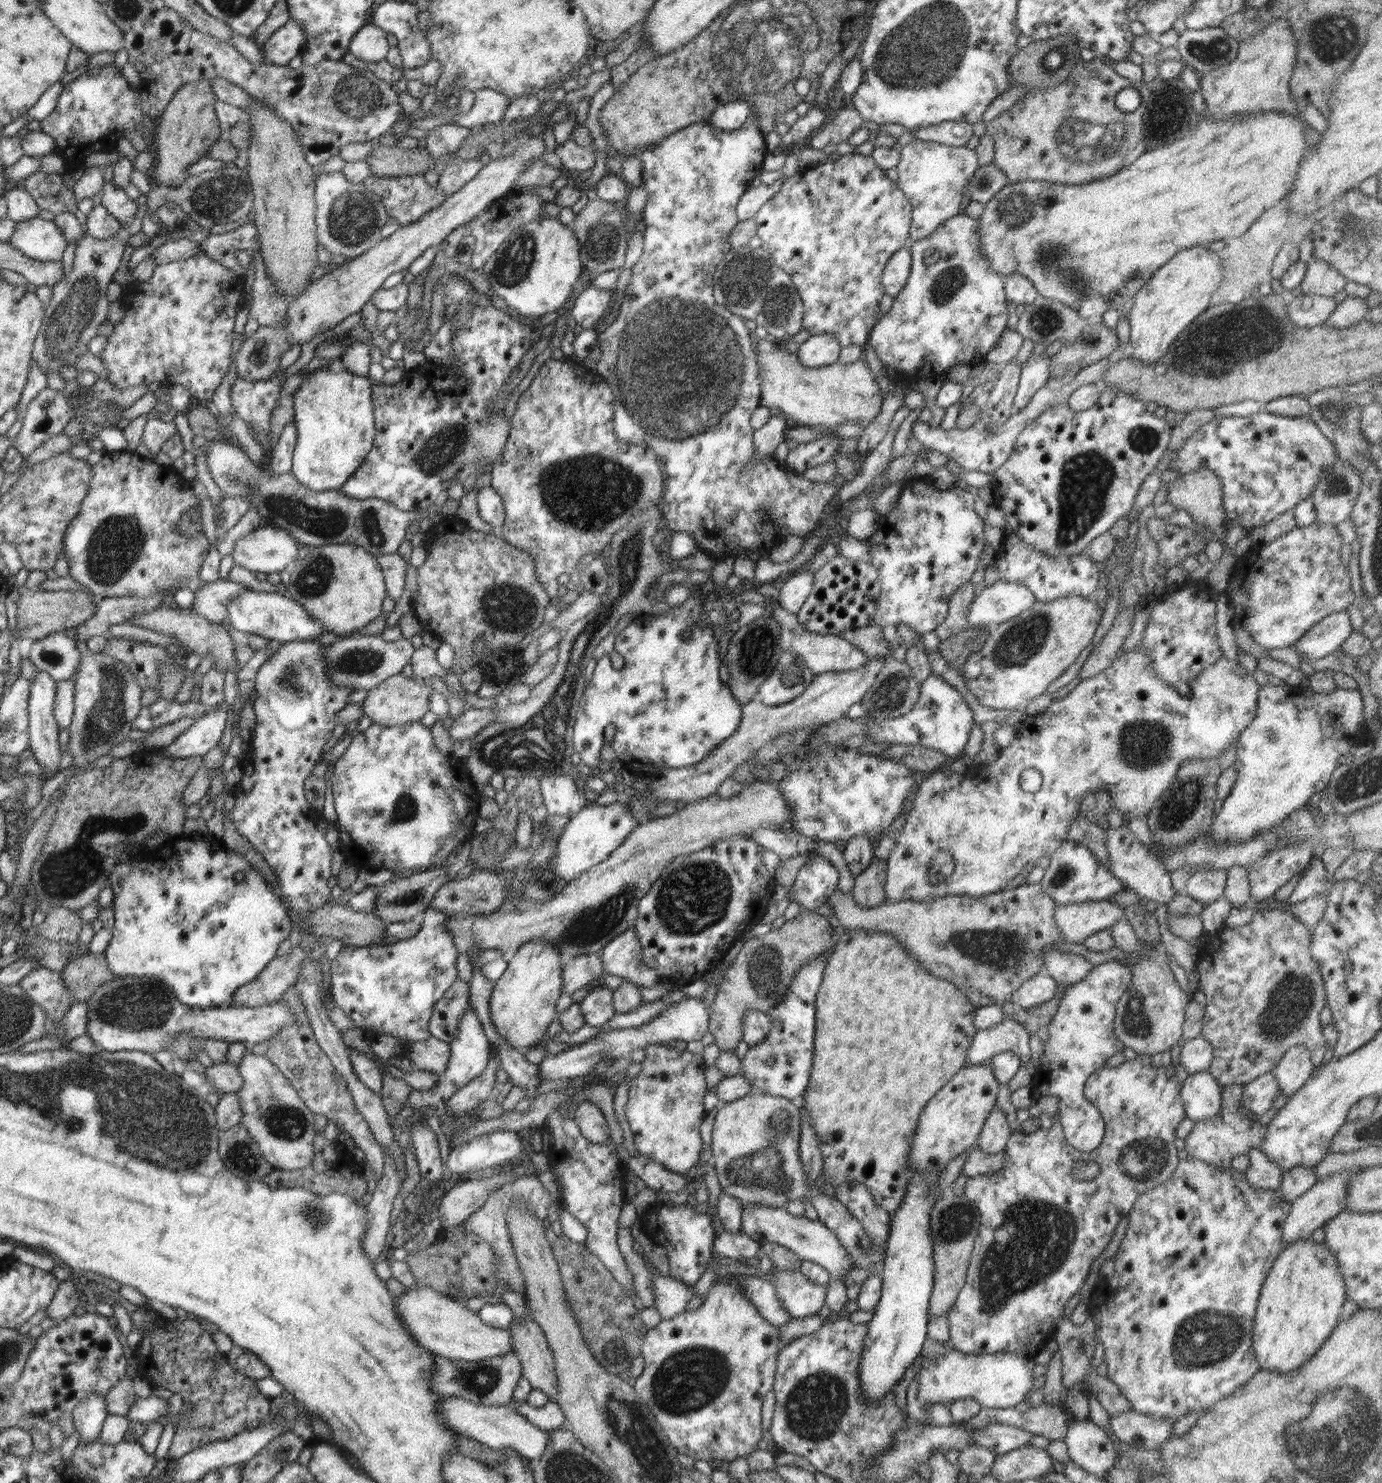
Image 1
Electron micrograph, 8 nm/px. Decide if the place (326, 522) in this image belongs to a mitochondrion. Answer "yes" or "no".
yes

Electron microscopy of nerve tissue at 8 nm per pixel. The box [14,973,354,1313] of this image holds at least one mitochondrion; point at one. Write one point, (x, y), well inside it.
(173, 1136)

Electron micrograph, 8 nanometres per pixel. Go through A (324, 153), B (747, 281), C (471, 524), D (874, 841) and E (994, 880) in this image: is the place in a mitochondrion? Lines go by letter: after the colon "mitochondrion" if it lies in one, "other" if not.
A: other
B: mitochondrion
C: other
D: other
E: other

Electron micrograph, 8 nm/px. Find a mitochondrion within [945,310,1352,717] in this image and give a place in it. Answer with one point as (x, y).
(1086, 478)

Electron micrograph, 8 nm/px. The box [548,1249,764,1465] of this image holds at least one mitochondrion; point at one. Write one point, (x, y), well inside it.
(689, 1380)

